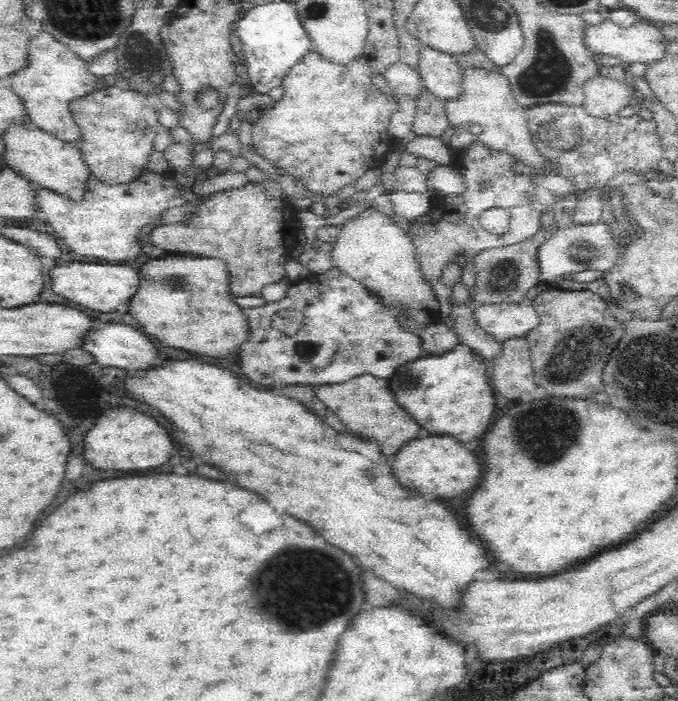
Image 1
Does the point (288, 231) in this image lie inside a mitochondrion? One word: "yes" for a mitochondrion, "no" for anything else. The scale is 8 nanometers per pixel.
no

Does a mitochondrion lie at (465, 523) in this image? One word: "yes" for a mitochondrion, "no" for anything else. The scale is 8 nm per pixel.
no

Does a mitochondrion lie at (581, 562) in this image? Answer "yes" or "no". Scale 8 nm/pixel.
no

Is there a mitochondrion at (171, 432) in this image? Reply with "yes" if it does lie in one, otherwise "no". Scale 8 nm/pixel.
no

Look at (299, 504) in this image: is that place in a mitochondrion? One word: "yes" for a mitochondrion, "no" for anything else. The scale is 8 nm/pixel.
no

